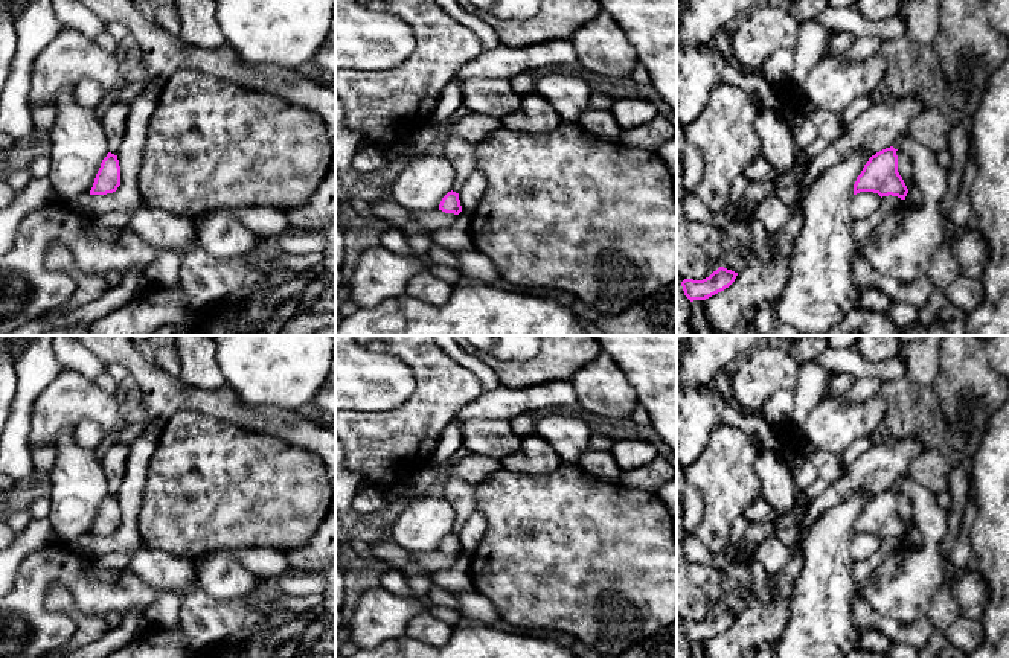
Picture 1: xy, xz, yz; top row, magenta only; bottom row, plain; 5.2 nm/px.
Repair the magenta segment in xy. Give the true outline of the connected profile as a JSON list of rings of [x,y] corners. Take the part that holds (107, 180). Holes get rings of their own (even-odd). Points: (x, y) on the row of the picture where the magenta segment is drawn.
[[[108,152],[96,174],[90,195],[107,195],[120,186],[120,166],[117,155]]]

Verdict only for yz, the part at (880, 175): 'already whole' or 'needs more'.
already whole

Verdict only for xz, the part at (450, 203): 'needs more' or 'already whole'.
already whole

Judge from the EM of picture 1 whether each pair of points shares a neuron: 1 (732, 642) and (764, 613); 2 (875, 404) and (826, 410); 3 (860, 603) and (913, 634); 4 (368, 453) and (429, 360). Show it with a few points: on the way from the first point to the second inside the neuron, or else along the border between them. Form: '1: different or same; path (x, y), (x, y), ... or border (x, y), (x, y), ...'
1: same; path (739, 637), (756, 620)
2: same; path (863, 412), (839, 412)
3: same; path (871, 617), (900, 634)
4: same; path (392, 431), (429, 395), (429, 384)

